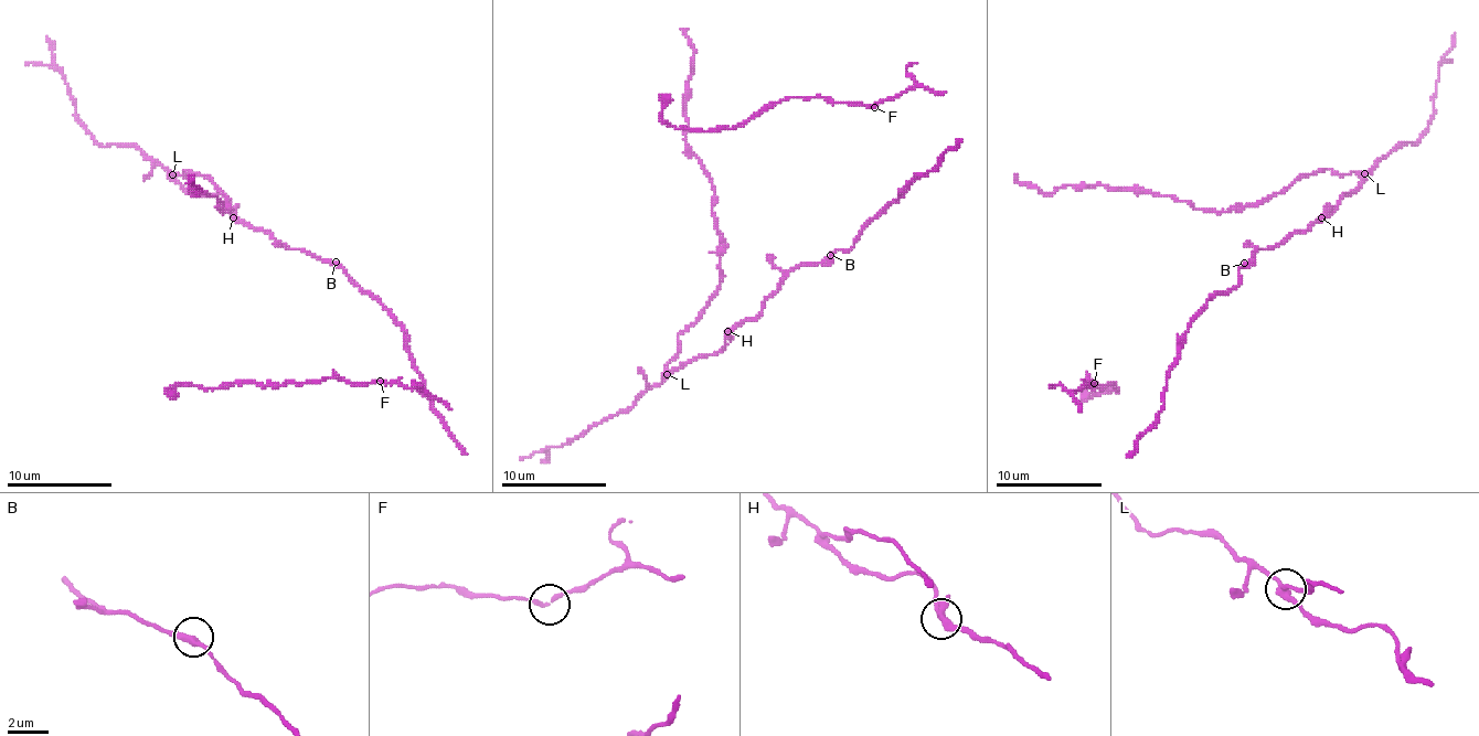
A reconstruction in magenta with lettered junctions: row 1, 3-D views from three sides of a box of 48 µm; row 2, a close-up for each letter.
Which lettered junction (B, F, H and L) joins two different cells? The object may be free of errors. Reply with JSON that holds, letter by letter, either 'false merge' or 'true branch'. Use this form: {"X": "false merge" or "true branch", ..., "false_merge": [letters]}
{"B": "true branch", "F": "true branch", "H": "true branch", "L": "false merge", "false_merge": ["L"]}

